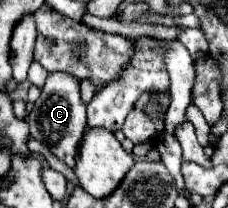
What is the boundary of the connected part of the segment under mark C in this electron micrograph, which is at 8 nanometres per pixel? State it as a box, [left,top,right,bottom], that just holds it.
[26,73,86,169]

